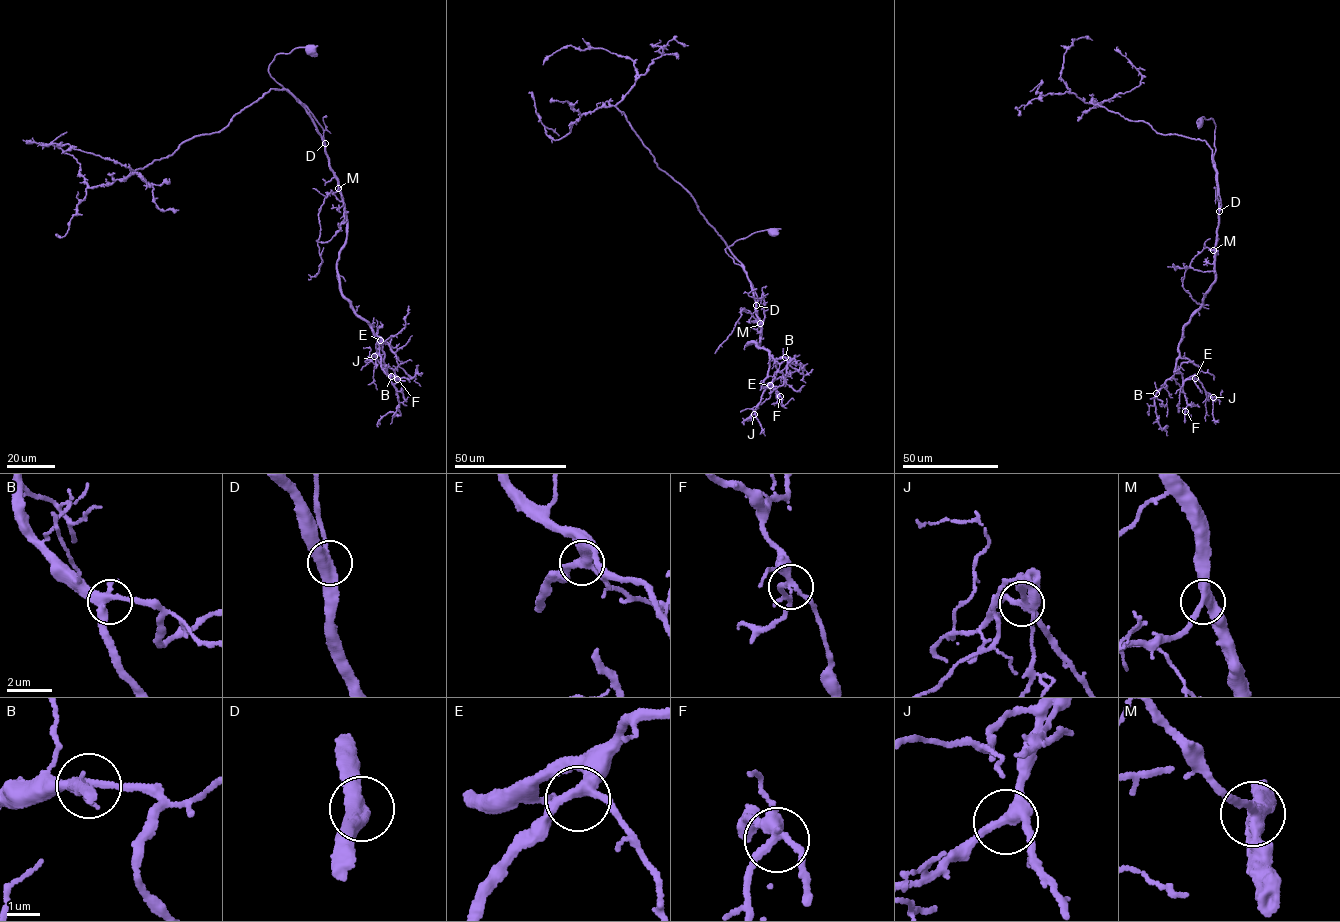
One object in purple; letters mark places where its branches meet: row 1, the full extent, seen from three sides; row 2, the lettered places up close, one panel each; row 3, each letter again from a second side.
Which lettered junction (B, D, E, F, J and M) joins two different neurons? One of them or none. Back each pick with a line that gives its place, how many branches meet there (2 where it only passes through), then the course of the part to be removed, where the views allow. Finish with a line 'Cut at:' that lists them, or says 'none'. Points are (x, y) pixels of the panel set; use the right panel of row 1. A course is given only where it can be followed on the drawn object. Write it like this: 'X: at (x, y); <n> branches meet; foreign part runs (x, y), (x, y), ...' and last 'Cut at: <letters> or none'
Cut at: none

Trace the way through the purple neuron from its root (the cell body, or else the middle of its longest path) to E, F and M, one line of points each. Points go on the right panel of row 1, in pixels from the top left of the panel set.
E: (1199, 122), (1203, 116), (1215, 125), (1219, 211), (1215, 281), (1178, 349), (1200, 369), (1195, 378)
F: (1199, 122), (1203, 116), (1215, 125), (1219, 220), (1215, 281), (1178, 345), (1175, 370), (1185, 411)
M: (1199, 122), (1203, 116), (1212, 118), (1215, 126), (1212, 163), (1219, 211), (1213, 250)

